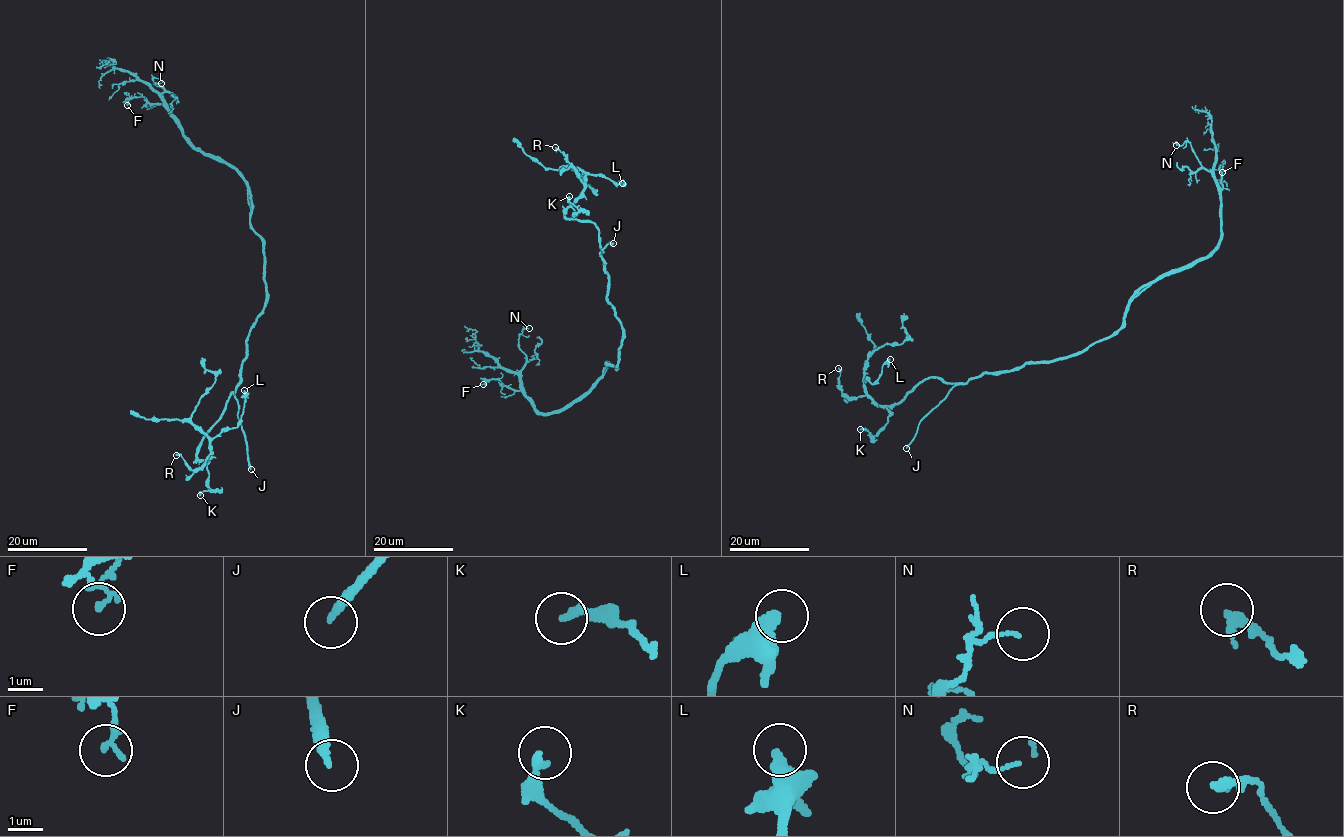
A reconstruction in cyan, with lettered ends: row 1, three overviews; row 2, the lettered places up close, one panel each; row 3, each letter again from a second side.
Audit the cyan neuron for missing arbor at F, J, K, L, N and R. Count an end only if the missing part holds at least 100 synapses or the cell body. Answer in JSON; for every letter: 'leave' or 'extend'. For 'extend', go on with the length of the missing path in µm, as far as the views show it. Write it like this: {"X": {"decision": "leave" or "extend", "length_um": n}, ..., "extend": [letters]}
{"F": {"decision": "leave"}, "J": {"decision": "extend", "length_um": 70}, "K": {"decision": "leave"}, "L": {"decision": "leave"}, "N": {"decision": "leave"}, "R": {"decision": "leave"}, "extend": ["J"]}

